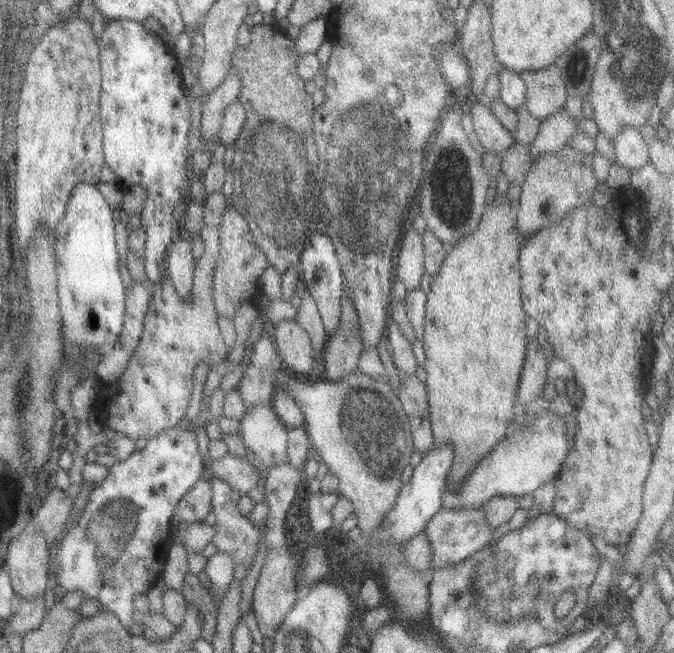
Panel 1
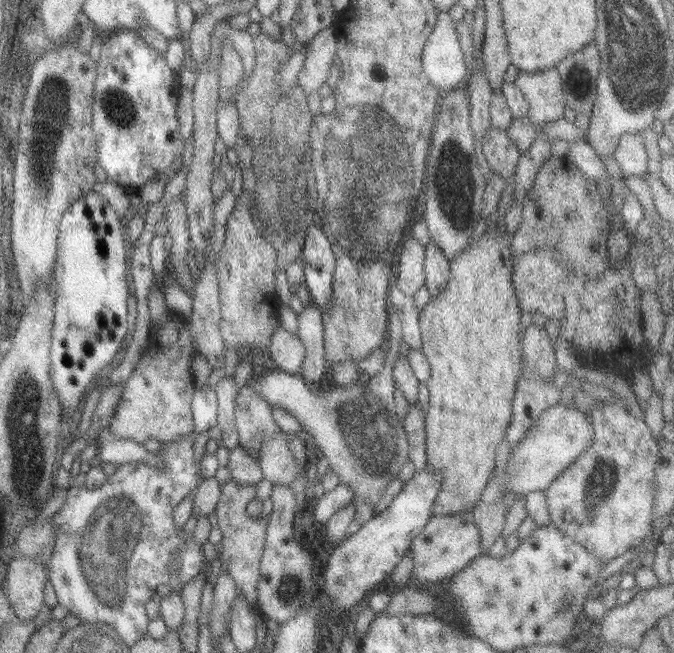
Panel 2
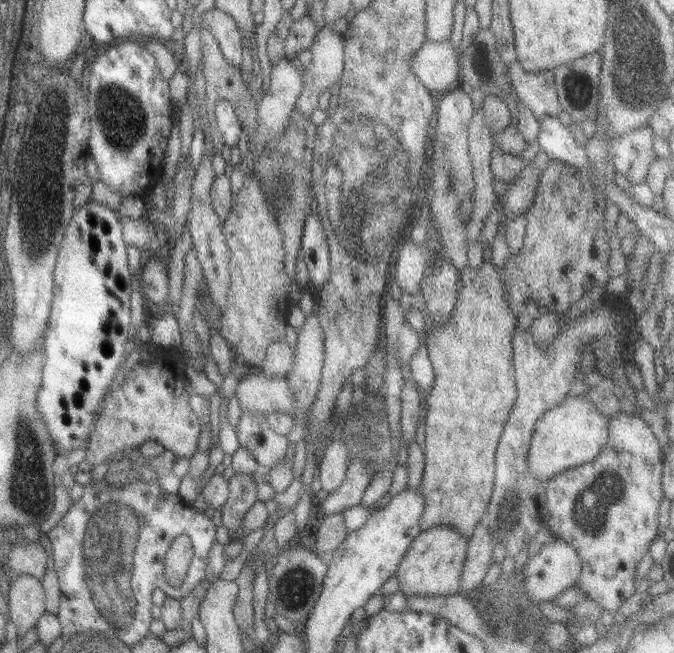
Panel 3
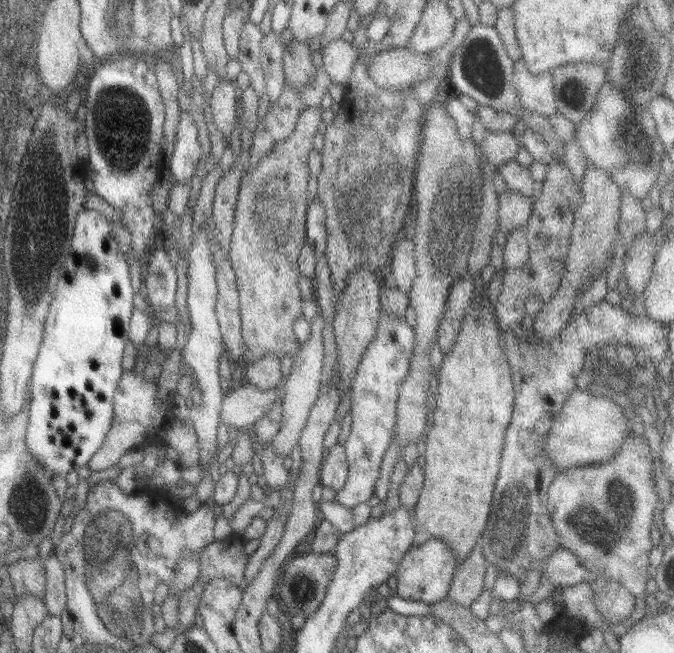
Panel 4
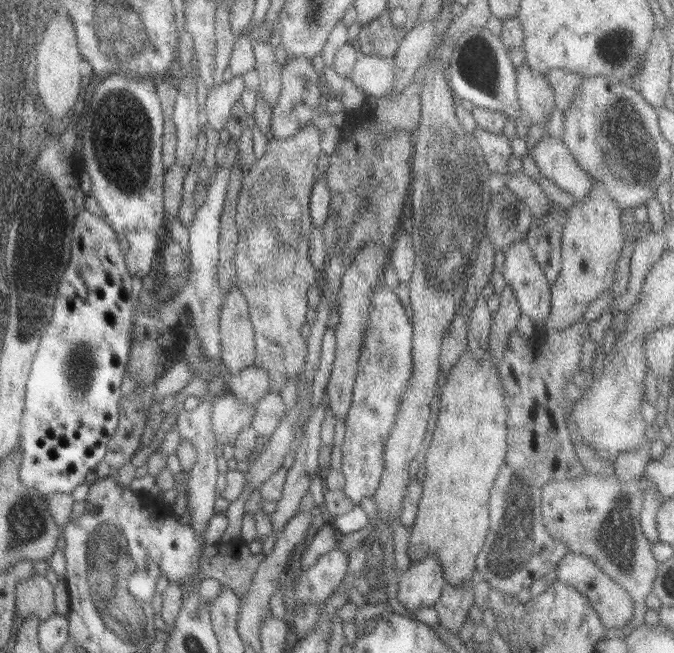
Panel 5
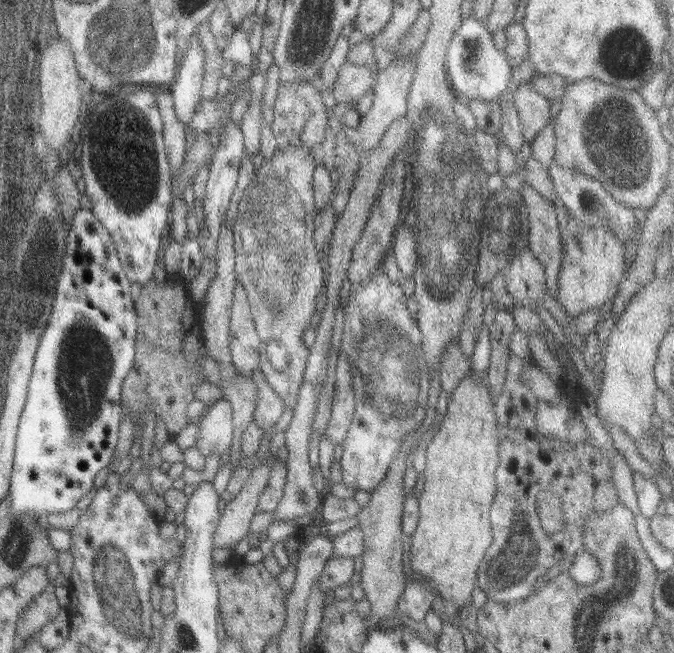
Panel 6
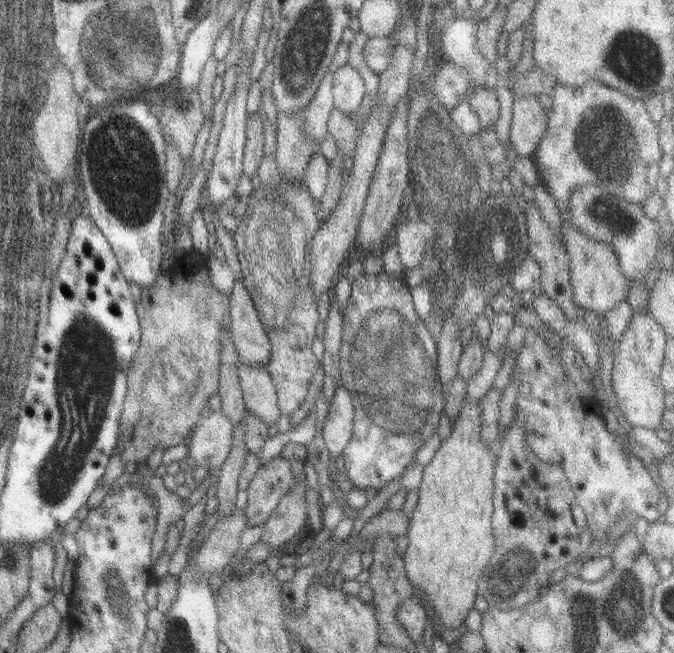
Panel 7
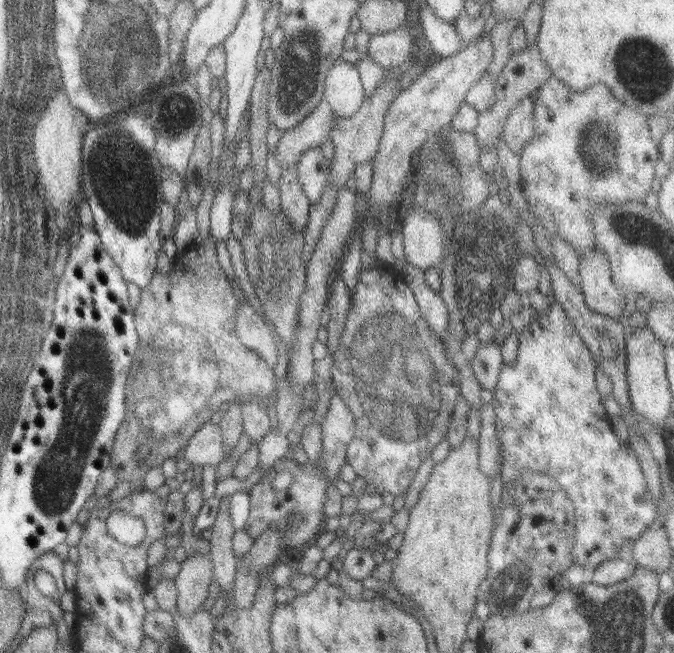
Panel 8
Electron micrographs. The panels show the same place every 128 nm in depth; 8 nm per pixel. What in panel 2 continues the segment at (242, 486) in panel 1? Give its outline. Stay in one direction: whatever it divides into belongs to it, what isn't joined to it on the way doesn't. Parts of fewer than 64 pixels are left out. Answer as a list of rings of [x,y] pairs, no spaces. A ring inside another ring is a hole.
[[[237,447],[231,449],[227,456],[227,469],[231,481],[238,486],[253,485],[255,486],[262,479],[262,473],[258,462],[248,456],[243,448]]]

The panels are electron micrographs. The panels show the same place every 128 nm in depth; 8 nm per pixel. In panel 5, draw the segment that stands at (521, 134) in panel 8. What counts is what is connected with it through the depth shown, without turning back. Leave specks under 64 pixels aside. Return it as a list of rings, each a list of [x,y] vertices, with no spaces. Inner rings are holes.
[[[523,64],[516,68],[515,88],[519,109],[526,125],[547,122],[555,108],[552,88],[545,75],[532,71]]]

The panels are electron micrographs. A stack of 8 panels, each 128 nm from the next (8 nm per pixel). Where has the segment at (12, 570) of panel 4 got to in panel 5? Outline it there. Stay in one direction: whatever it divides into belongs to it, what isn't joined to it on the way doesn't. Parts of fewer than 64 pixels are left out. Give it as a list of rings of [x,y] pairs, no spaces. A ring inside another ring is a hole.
[[[35,572],[27,579],[17,581],[15,614],[21,620],[35,616],[39,621],[53,615],[53,588],[45,576]]]

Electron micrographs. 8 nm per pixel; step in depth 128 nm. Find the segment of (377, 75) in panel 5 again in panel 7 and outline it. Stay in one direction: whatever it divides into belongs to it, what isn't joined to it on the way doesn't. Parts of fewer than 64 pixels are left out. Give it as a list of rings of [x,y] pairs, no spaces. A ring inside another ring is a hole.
[[[348,65],[335,70],[331,80],[332,106],[347,115],[359,108],[364,84],[359,74]]]

